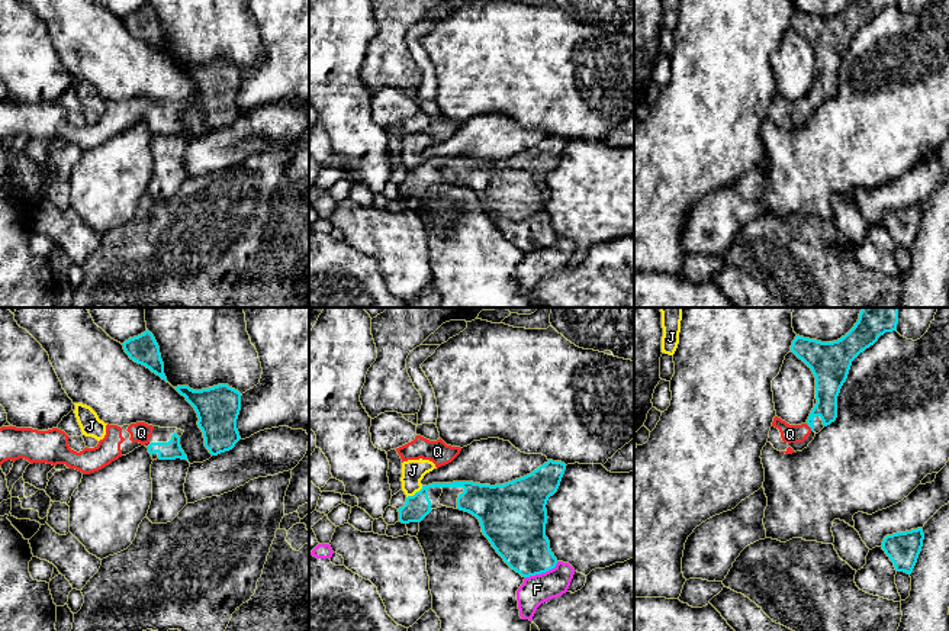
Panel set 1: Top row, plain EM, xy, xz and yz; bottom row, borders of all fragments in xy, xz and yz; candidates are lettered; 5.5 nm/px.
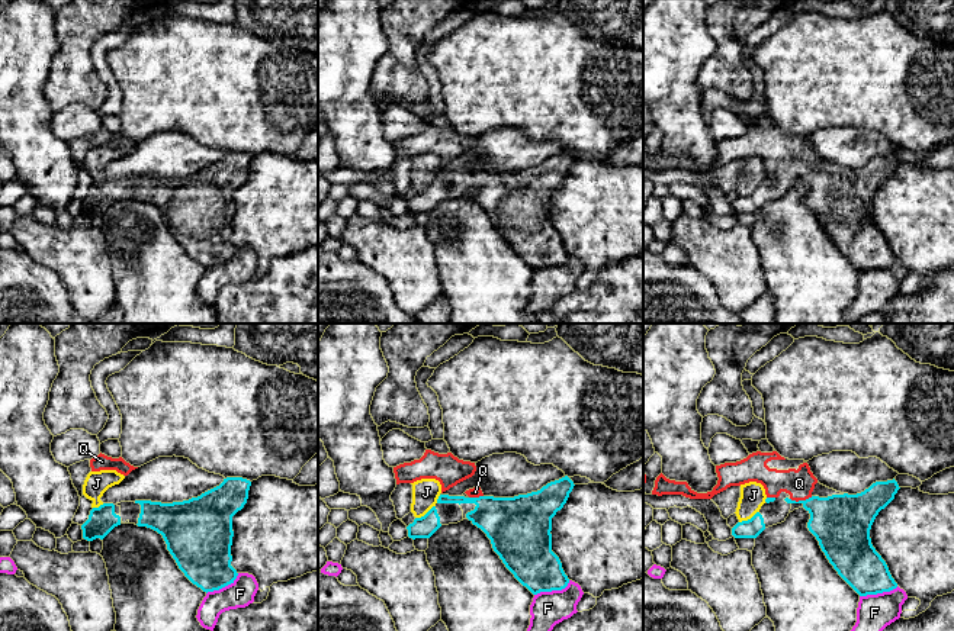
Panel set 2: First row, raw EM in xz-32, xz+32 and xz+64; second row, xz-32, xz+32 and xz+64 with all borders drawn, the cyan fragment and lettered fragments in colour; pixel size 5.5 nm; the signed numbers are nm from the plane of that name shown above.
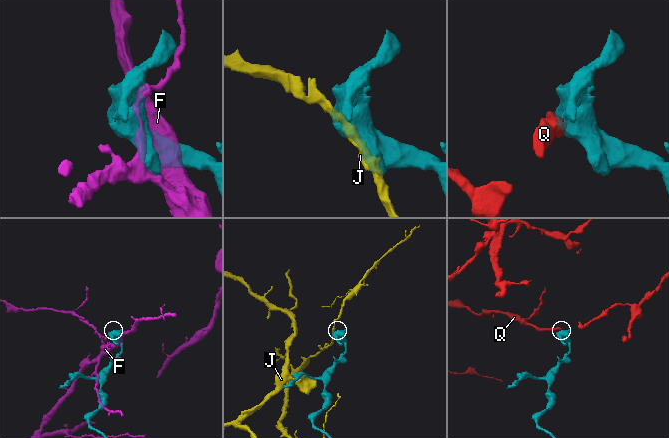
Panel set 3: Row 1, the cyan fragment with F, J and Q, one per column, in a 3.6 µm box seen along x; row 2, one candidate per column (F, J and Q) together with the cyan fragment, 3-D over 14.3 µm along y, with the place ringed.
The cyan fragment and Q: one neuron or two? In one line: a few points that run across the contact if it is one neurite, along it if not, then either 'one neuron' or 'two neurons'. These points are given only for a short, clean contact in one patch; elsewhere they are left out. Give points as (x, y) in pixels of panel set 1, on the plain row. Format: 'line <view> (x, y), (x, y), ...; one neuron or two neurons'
line yz (827, 61), (826, 77), (810, 102), (790, 109); one neuron

